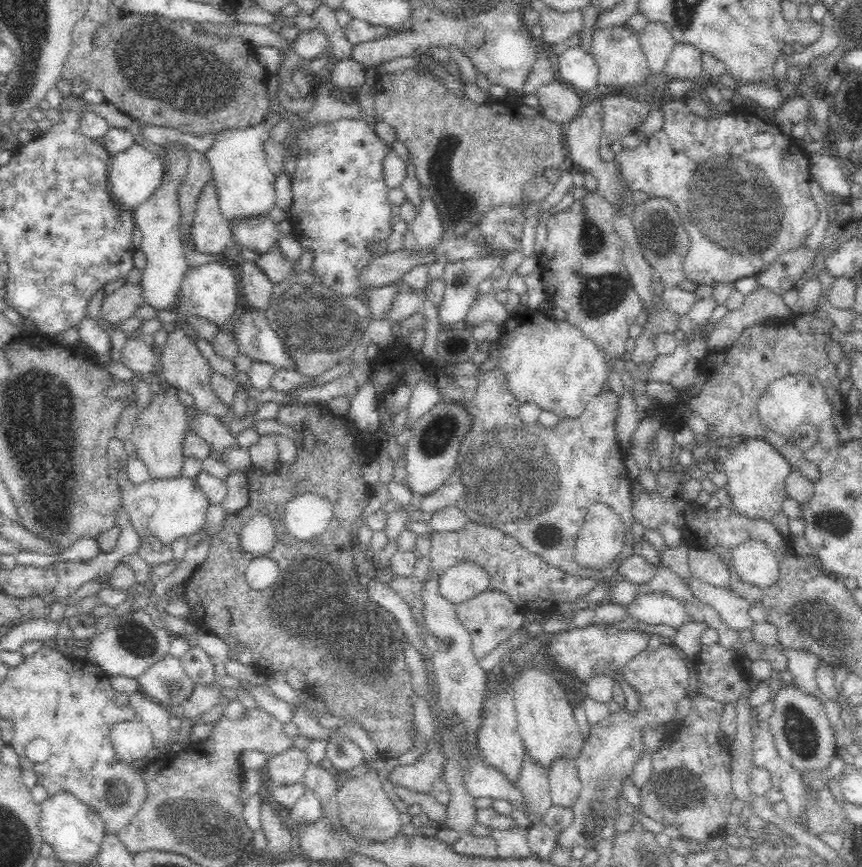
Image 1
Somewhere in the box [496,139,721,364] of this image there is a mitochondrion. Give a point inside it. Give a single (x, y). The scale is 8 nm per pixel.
(597, 295)

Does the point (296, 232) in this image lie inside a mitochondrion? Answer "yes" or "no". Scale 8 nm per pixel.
no

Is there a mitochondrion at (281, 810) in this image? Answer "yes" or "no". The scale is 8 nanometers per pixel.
no

